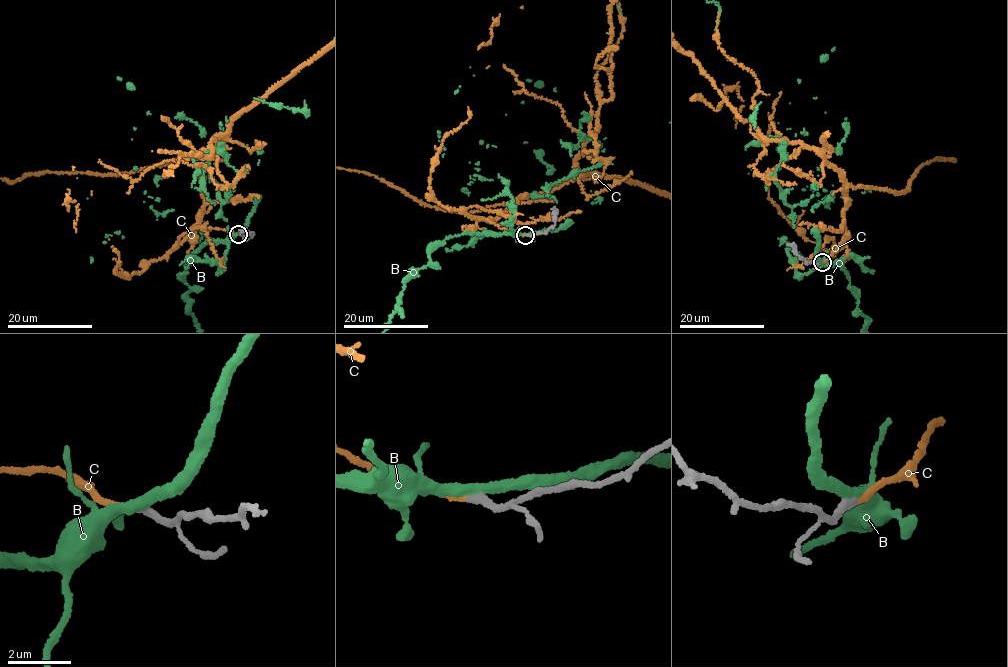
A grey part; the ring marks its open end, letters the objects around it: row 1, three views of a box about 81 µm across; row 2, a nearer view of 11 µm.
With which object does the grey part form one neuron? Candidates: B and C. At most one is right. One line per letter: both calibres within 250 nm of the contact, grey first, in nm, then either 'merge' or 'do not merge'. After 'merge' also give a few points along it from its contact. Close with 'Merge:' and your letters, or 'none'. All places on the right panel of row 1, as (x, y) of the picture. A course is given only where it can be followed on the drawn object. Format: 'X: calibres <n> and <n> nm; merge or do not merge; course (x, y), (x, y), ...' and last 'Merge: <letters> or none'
B: calibres 240 and 340 nm; do not merge
C: calibres 220 and 180 nm; merge
Merge: C

